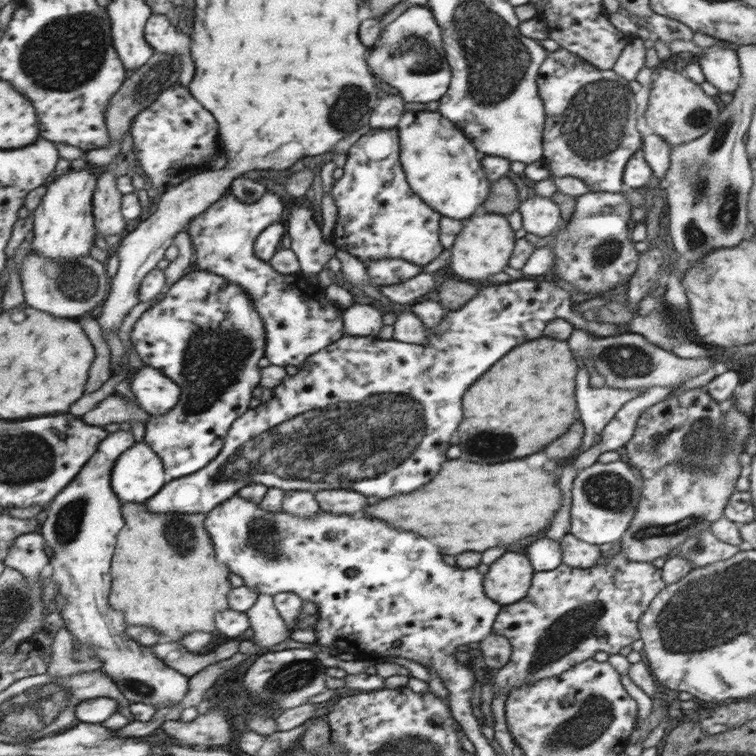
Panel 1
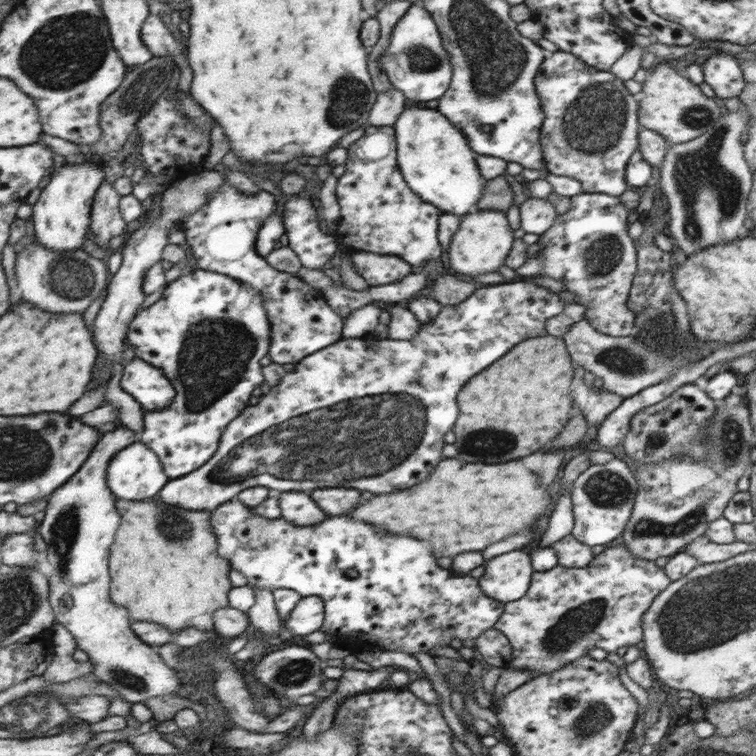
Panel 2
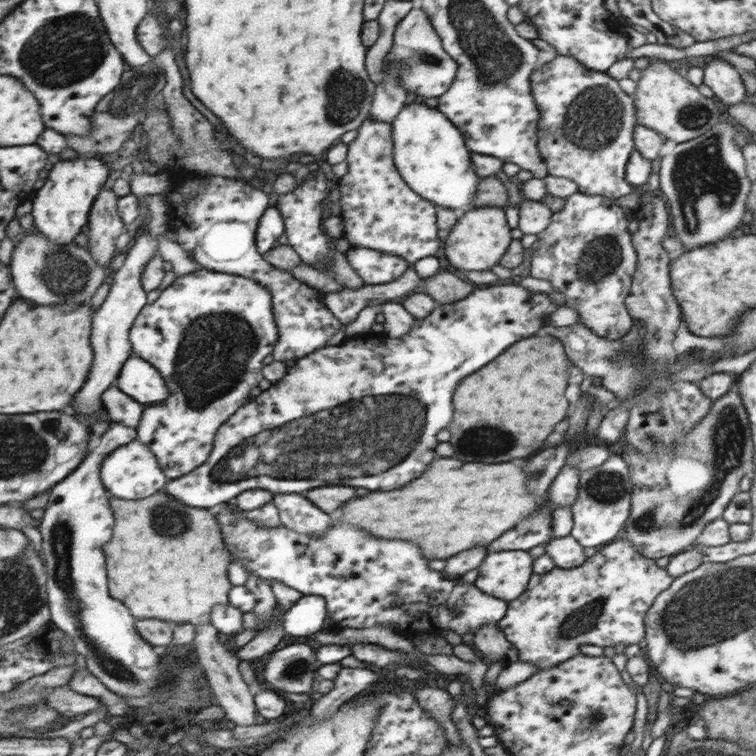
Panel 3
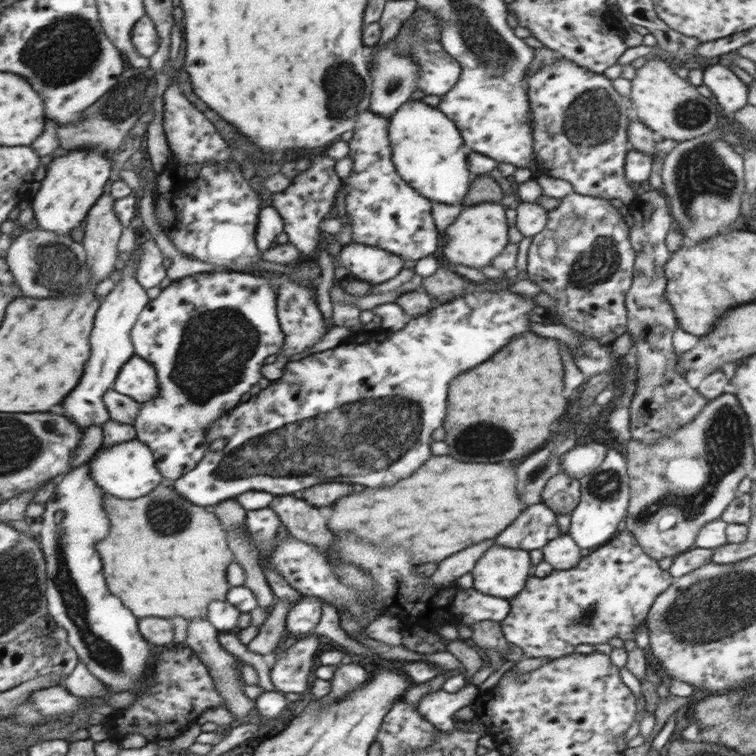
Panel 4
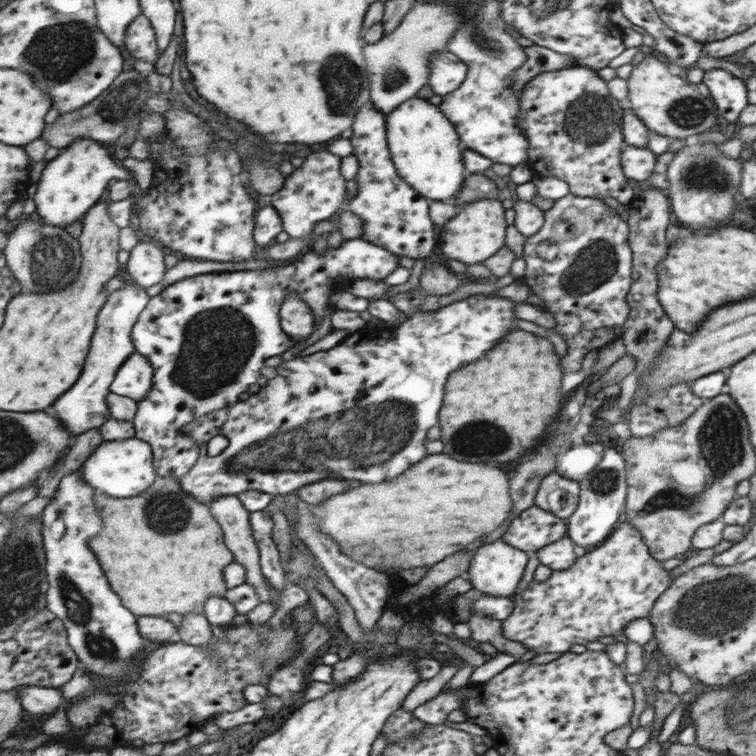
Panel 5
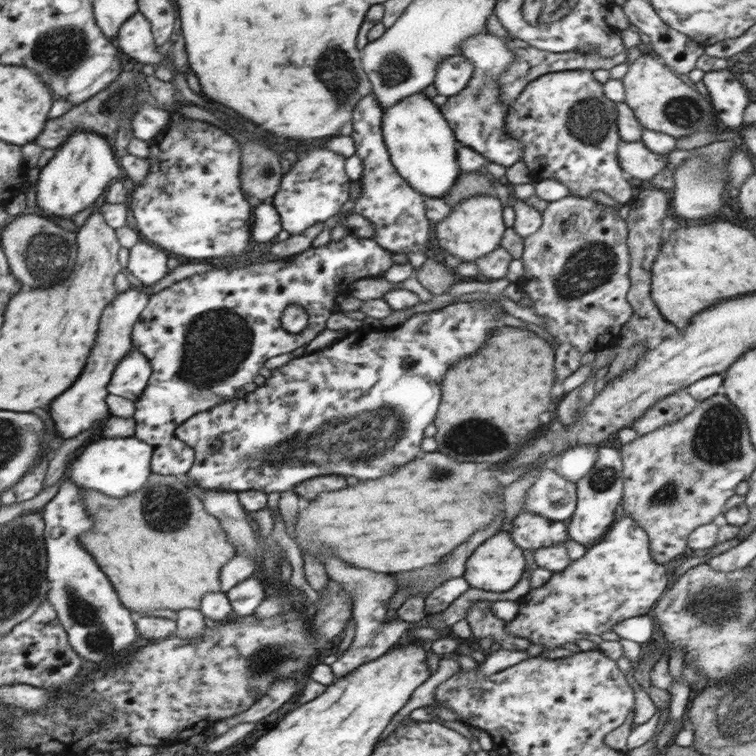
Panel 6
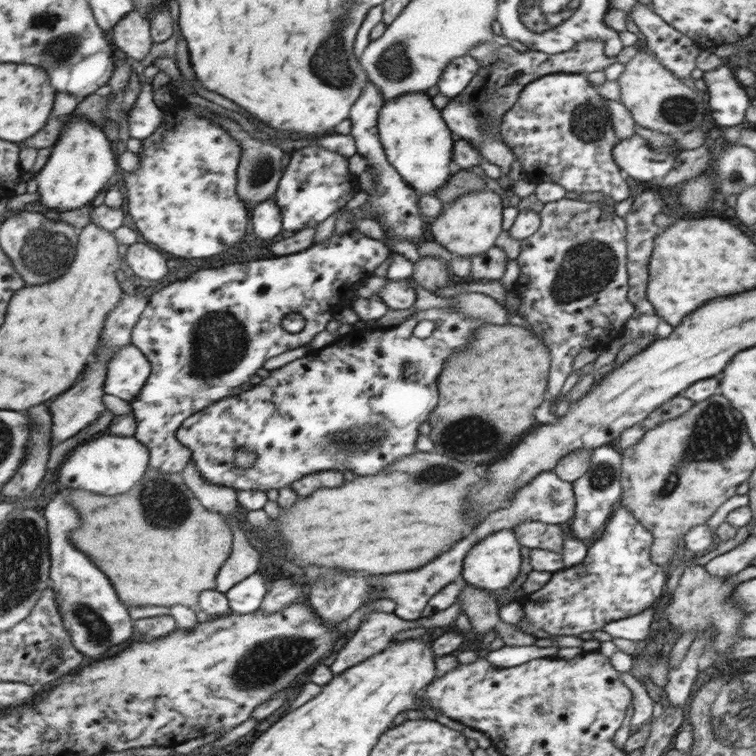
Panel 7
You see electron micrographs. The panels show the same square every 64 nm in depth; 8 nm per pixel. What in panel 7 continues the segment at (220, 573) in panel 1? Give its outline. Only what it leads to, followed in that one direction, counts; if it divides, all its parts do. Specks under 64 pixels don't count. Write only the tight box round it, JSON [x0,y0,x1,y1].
[73,465,231,609]

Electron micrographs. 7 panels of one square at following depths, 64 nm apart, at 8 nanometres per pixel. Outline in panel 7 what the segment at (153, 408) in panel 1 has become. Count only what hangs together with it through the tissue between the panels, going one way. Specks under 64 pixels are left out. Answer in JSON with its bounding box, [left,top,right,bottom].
[105,346,152,403]

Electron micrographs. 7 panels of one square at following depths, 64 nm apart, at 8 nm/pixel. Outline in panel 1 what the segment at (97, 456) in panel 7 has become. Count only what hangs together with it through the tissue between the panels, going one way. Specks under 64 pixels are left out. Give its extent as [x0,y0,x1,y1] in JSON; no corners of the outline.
[112,443,168,503]

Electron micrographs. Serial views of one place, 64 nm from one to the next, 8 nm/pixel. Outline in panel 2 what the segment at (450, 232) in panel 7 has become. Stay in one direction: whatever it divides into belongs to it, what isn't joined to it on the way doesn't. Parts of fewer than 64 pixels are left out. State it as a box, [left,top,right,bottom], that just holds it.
[447,210,513,276]

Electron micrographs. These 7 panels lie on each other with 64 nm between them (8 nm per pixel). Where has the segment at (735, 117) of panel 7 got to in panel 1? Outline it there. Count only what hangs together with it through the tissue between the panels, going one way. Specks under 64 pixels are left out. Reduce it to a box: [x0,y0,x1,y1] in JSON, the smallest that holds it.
[697,45,741,95]

